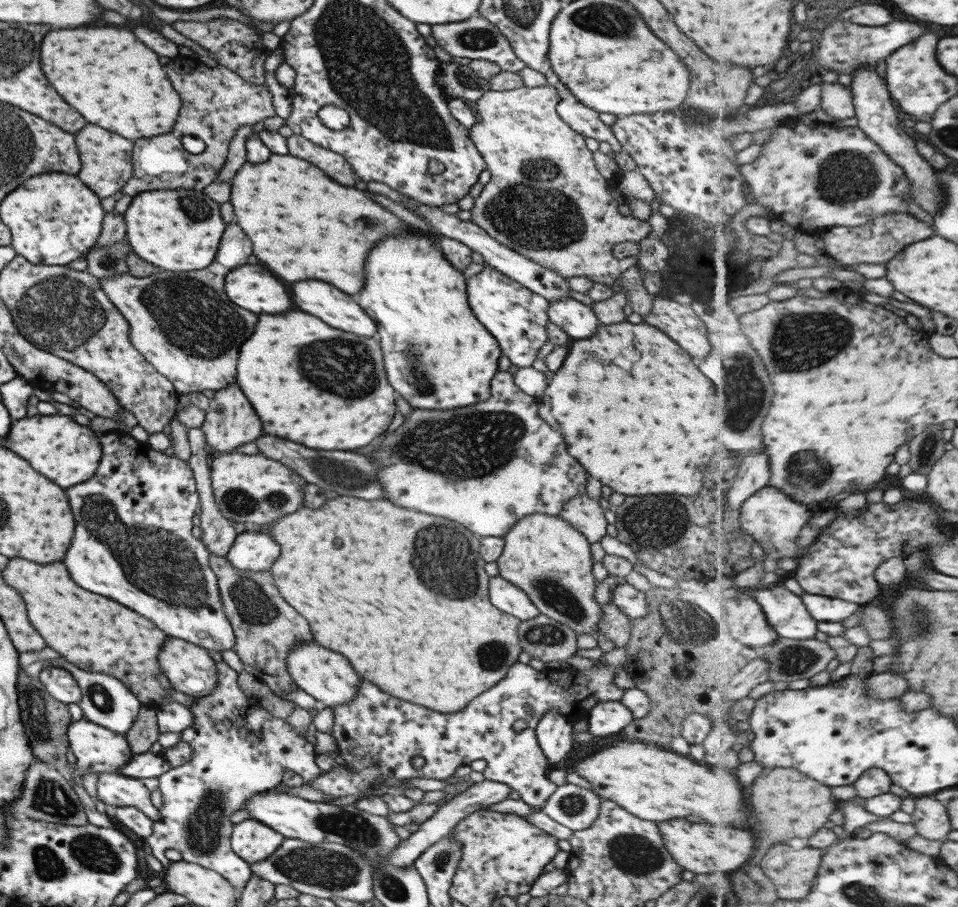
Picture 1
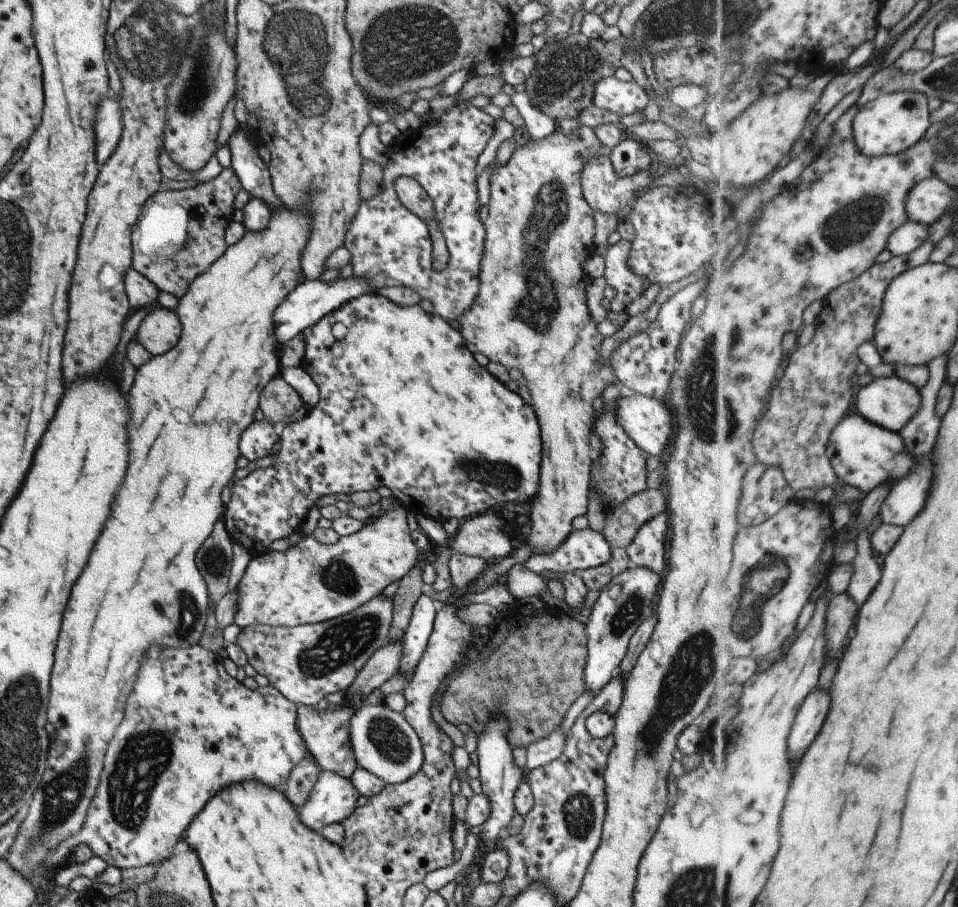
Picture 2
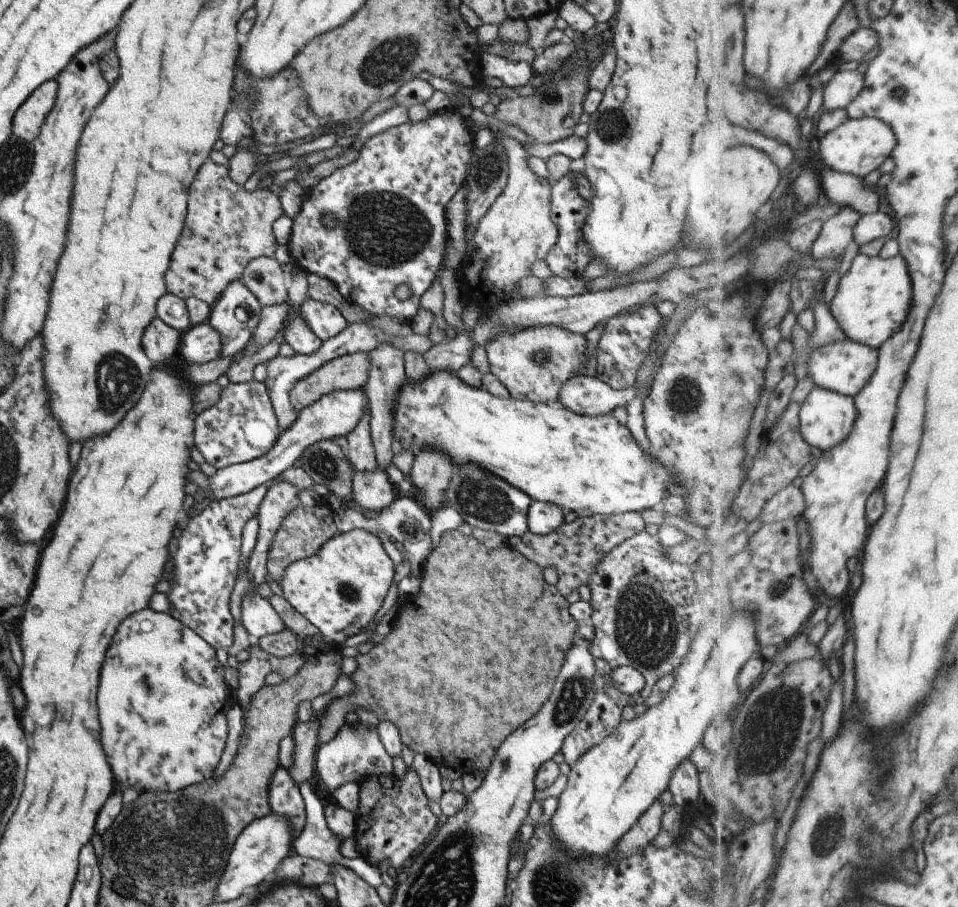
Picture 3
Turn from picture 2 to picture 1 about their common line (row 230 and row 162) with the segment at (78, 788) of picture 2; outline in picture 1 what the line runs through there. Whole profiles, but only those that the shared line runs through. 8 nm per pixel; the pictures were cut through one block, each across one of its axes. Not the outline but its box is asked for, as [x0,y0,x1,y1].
[229,153,418,294]

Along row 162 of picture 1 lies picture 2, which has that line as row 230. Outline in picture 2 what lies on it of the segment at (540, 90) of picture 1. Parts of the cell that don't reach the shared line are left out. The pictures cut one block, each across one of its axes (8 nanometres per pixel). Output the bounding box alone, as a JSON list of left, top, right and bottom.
[458,126,616,554]

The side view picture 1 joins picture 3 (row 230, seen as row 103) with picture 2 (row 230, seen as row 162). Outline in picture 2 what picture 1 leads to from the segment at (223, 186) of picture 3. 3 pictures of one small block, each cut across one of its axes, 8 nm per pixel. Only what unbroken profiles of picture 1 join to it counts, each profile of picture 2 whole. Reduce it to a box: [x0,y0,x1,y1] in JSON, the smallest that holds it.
[131,168,242,298]

